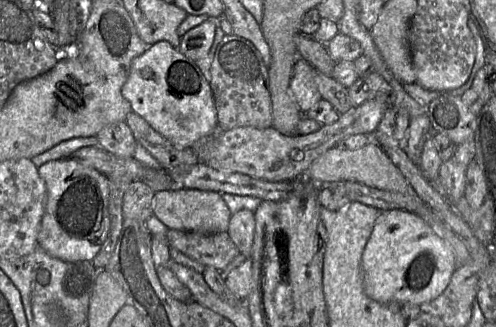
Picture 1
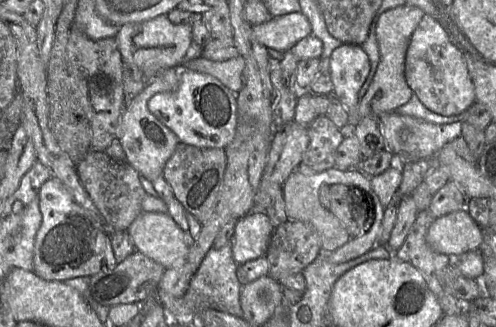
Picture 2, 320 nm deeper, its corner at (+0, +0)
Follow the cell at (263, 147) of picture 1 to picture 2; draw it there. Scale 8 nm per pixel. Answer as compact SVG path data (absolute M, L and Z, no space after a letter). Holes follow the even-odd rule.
M135 250L113 269L92 276L89 283L90 295L97 303L108 308L117 304L142 303L157 290L164 271L162 265Z

